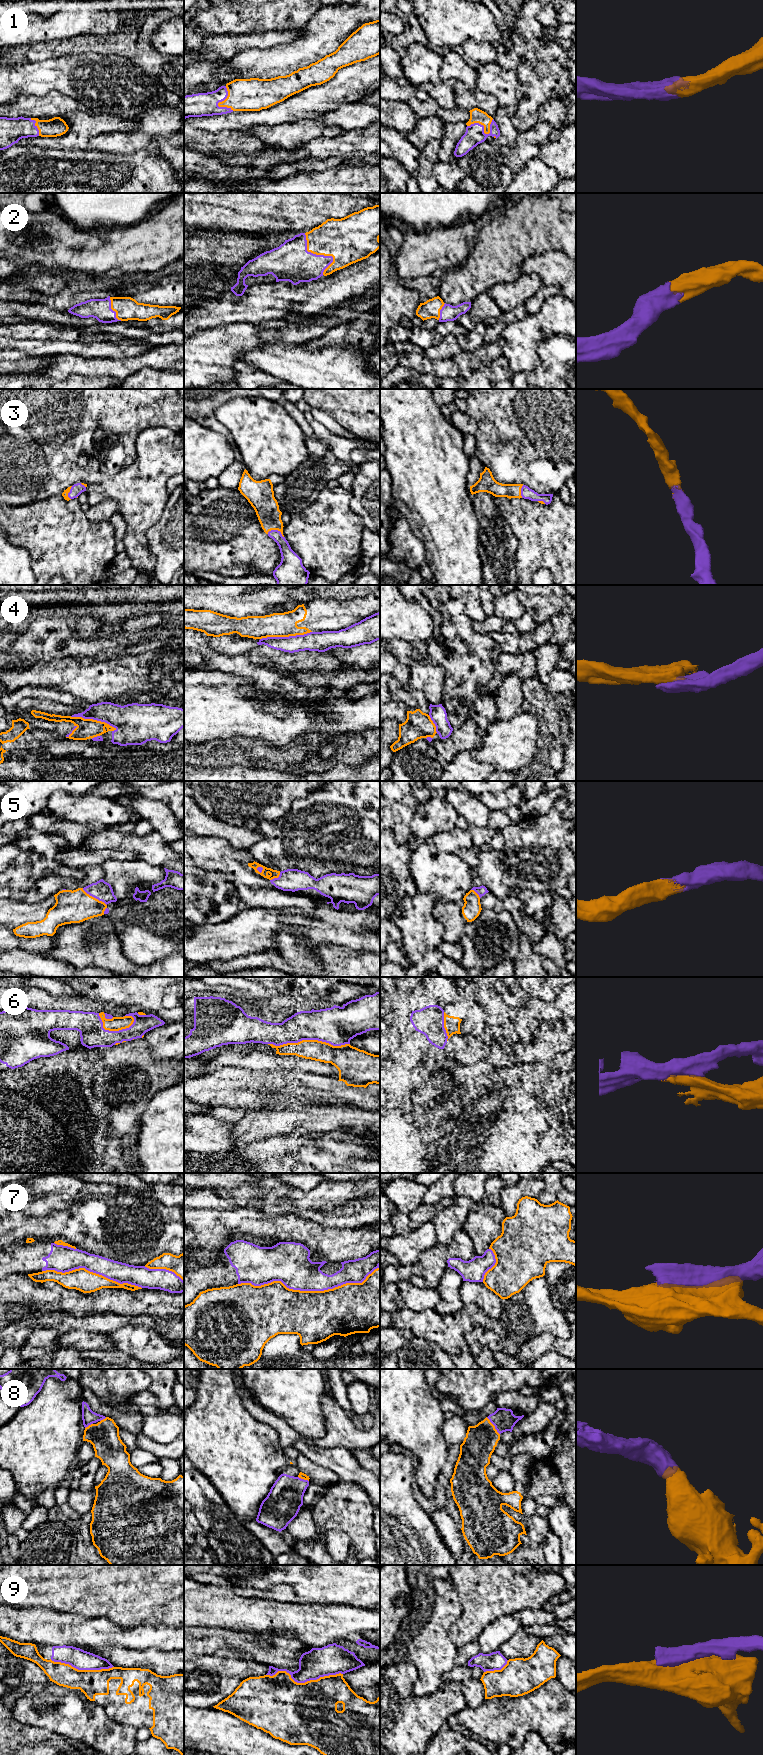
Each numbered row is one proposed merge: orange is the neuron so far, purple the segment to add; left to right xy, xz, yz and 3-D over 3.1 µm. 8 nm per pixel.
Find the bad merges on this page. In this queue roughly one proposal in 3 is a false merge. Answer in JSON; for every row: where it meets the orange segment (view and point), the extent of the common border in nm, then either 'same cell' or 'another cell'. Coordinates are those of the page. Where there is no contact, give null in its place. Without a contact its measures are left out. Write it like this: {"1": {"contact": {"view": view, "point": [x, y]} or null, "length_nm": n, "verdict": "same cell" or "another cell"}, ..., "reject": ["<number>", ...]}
{"1": {"contact": {"view": "yz", "point": [484, 130]}, "length_nm": 220, "verdict": "same cell"}, "2": {"contact": {"view": "xz", "point": [320, 254]}, "length_nm": 360, "verdict": "same cell"}, "3": {"contact": {"view": "xz", "point": [276, 529]}, "length_nm": 140, "verdict": "same cell"}, "4": {"contact": {"view": "xz", "point": [285, 636]}, "length_nm": 420, "verdict": "another cell"}, "5": {"contact": {"view": "xy", "point": [93, 897]}, "length_nm": 240, "verdict": "same cell"}, "6": {"contact": {"view": "xz", "point": [308, 1040]}, "length_nm": 650, "verdict": "another cell"}, "7": {"contact": {"view": "xz", "point": [308, 1291]}, "length_nm": 1150, "verdict": "another cell"}, "8": {"contact": {"view": "yz", "point": [494, 1426]}, "length_nm": 180, "verdict": "same cell"}, "9": {"contact": {"view": "xz", "point": [303, 1683]}, "length_nm": 600, "verdict": "another cell"}, "reject": ["4", "6", "7", "9"]}

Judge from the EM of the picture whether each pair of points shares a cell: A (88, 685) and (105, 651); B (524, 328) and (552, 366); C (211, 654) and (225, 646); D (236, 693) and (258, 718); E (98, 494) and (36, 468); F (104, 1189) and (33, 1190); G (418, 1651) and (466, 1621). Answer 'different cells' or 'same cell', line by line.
A: different cells
B: different cells
C: different cells
D: same cell
E: different cells
F: same cell
G: different cells

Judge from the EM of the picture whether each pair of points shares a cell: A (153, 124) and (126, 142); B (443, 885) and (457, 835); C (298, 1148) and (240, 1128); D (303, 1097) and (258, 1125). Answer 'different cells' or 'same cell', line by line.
A: same cell
B: different cells
C: different cells
D: different cells

